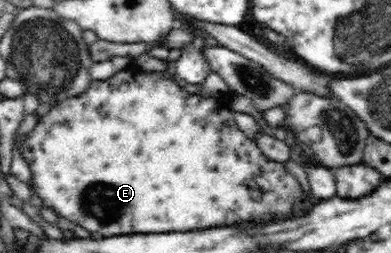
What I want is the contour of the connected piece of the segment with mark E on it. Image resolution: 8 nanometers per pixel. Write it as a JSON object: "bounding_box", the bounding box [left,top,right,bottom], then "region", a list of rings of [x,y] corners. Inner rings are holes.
{"bounding_box":[22,71,301,235],"region":[[[120,71],[114,77],[92,82],[82,94],[57,103],[45,116],[37,121],[36,127],[24,135],[22,139],[22,157],[32,172],[32,190],[42,200],[43,205],[52,209],[58,216],[84,227],[90,233],[108,235],[128,235],[128,233],[156,233],[156,231],[192,231],[192,227],[208,227],[212,224],[236,224],[244,220],[280,217],[286,219],[294,210],[296,199],[301,196],[300,183],[286,173],[282,163],[270,161],[264,153],[250,141],[234,123],[234,115],[230,109],[222,109],[218,101],[210,101],[212,96],[200,93],[190,95],[182,87],[178,87],[172,79],[164,77],[164,73],[128,73]],[[204,119],[210,119],[204,127]]]}

